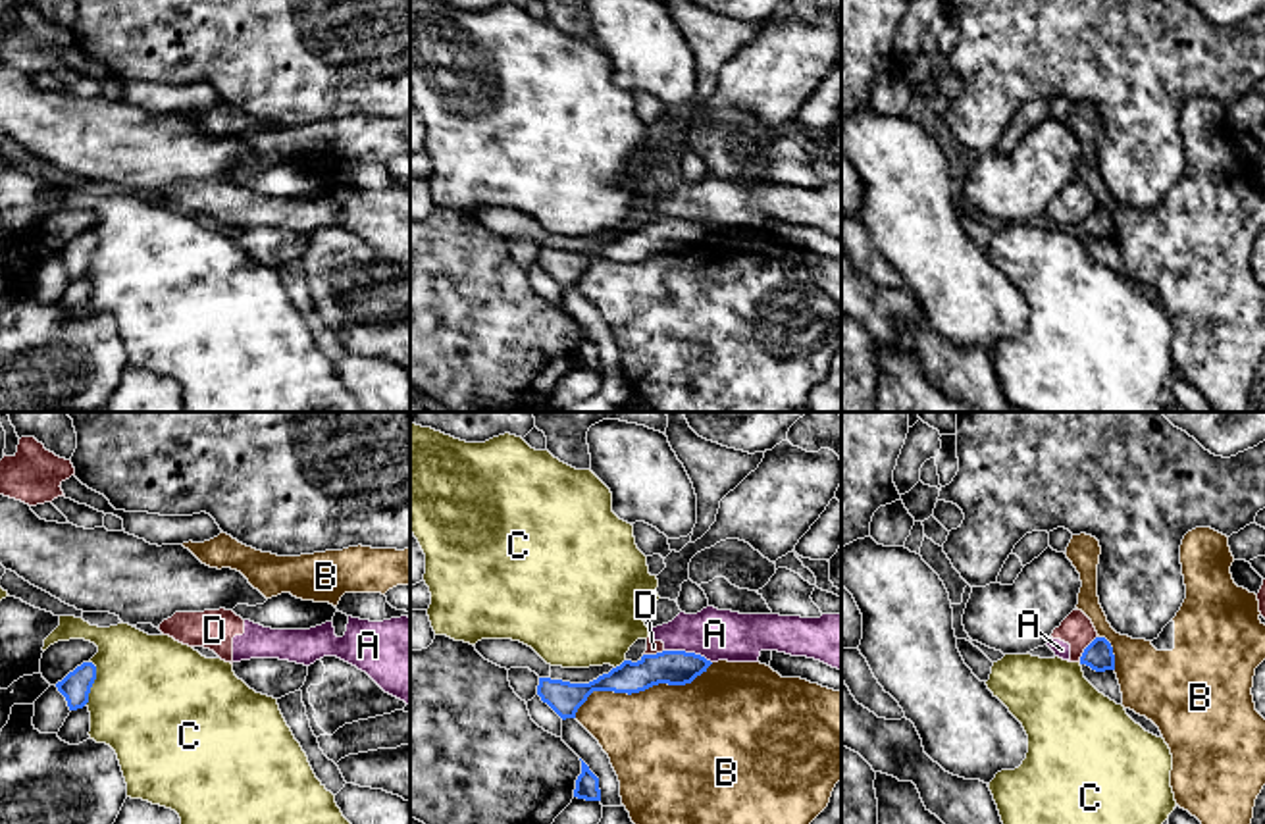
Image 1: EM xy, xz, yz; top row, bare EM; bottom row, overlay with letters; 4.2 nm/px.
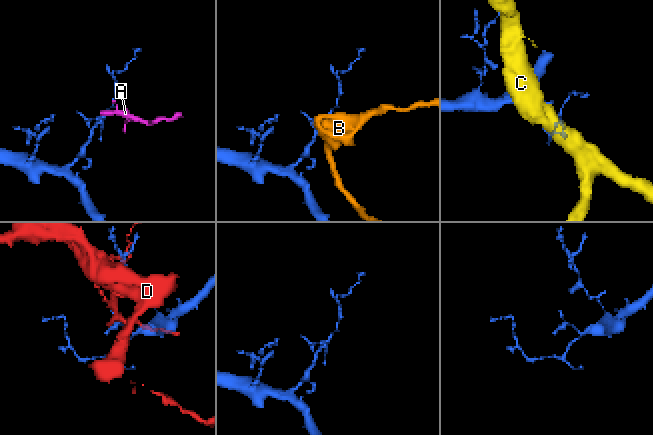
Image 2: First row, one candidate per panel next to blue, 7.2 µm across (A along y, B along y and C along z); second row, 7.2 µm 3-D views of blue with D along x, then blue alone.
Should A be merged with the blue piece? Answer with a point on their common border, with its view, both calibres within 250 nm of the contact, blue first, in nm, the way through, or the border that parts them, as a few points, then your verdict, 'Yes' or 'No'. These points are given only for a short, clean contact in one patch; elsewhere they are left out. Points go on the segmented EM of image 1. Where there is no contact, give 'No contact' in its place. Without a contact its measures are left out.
Touches blue at xz (688, 653). Thickness 140 nm (blue) against 220 nm. Boundary: xz (665, 649), (694, 651), (711, 663). No

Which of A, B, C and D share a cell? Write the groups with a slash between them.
A D / B / C

